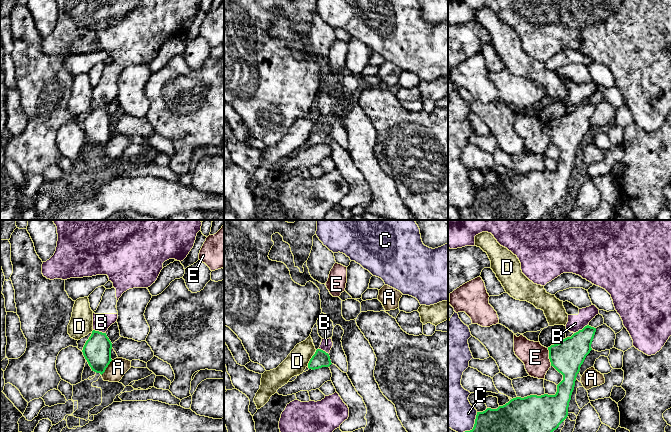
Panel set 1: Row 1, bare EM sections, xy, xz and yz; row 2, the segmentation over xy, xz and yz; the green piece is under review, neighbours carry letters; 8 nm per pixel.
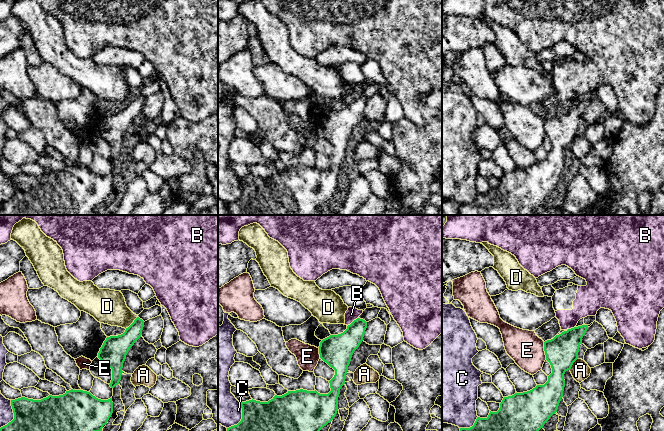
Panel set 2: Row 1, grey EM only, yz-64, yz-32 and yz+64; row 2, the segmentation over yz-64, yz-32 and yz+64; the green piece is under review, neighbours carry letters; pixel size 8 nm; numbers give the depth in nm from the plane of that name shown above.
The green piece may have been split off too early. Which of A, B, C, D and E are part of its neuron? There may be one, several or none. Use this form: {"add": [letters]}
{"add": []}

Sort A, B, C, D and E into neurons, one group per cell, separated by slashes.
A / B / C / D / E

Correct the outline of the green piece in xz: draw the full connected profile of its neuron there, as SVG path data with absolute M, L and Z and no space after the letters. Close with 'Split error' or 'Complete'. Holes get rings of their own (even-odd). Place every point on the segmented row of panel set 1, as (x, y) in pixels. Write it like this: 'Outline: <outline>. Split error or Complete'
Outline: M317 349L308 363L308 368L315 370L322 367L329 367L331 364L329 354L321 349Z. Complete

